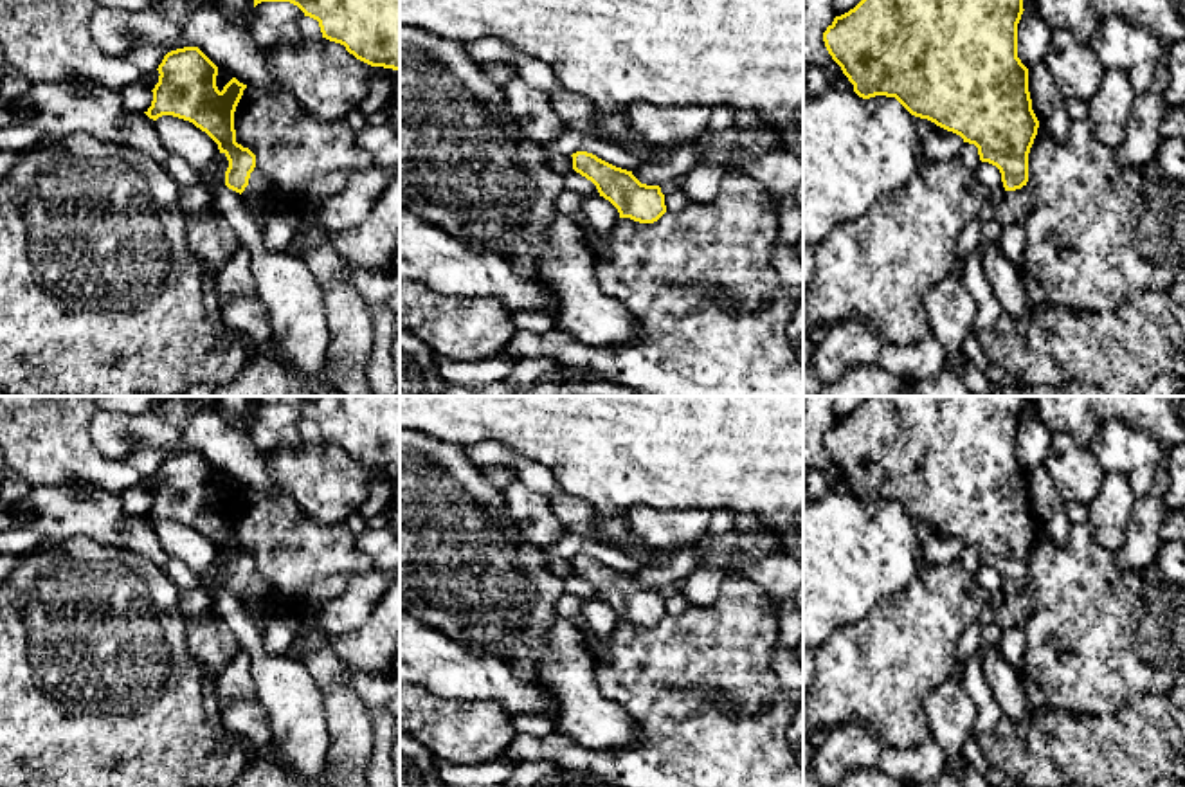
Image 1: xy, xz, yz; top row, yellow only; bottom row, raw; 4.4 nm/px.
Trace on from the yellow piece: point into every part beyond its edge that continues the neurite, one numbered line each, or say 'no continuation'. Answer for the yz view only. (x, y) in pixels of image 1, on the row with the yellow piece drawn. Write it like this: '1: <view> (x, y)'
no continuation

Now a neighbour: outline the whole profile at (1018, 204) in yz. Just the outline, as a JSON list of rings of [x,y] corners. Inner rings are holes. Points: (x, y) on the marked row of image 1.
[[[1030,185],[1016,191],[1007,191],[1005,200],[994,207],[994,222],[1005,229],[1025,222],[1036,209],[1036,193]]]

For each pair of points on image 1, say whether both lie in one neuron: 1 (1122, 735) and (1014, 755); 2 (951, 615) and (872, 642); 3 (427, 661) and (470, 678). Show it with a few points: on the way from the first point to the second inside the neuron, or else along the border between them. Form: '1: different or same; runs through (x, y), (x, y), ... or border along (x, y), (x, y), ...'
1: same; runs through (1095, 751), (1041, 755)
2: same; runs through (931, 615), (904, 642), (892, 642)
3: same; runs through (438, 663), (460, 674)

